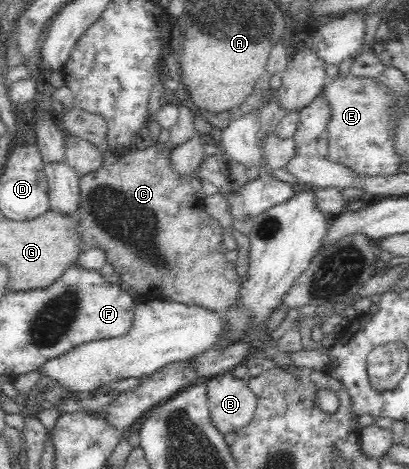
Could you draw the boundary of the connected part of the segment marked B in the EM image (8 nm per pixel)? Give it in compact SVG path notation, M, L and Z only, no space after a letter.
M229 372L210 377L205 383L208 390L209 411L217 431L221 434L236 432L251 422L256 412L256 396L247 386L246 379L239 379Z

